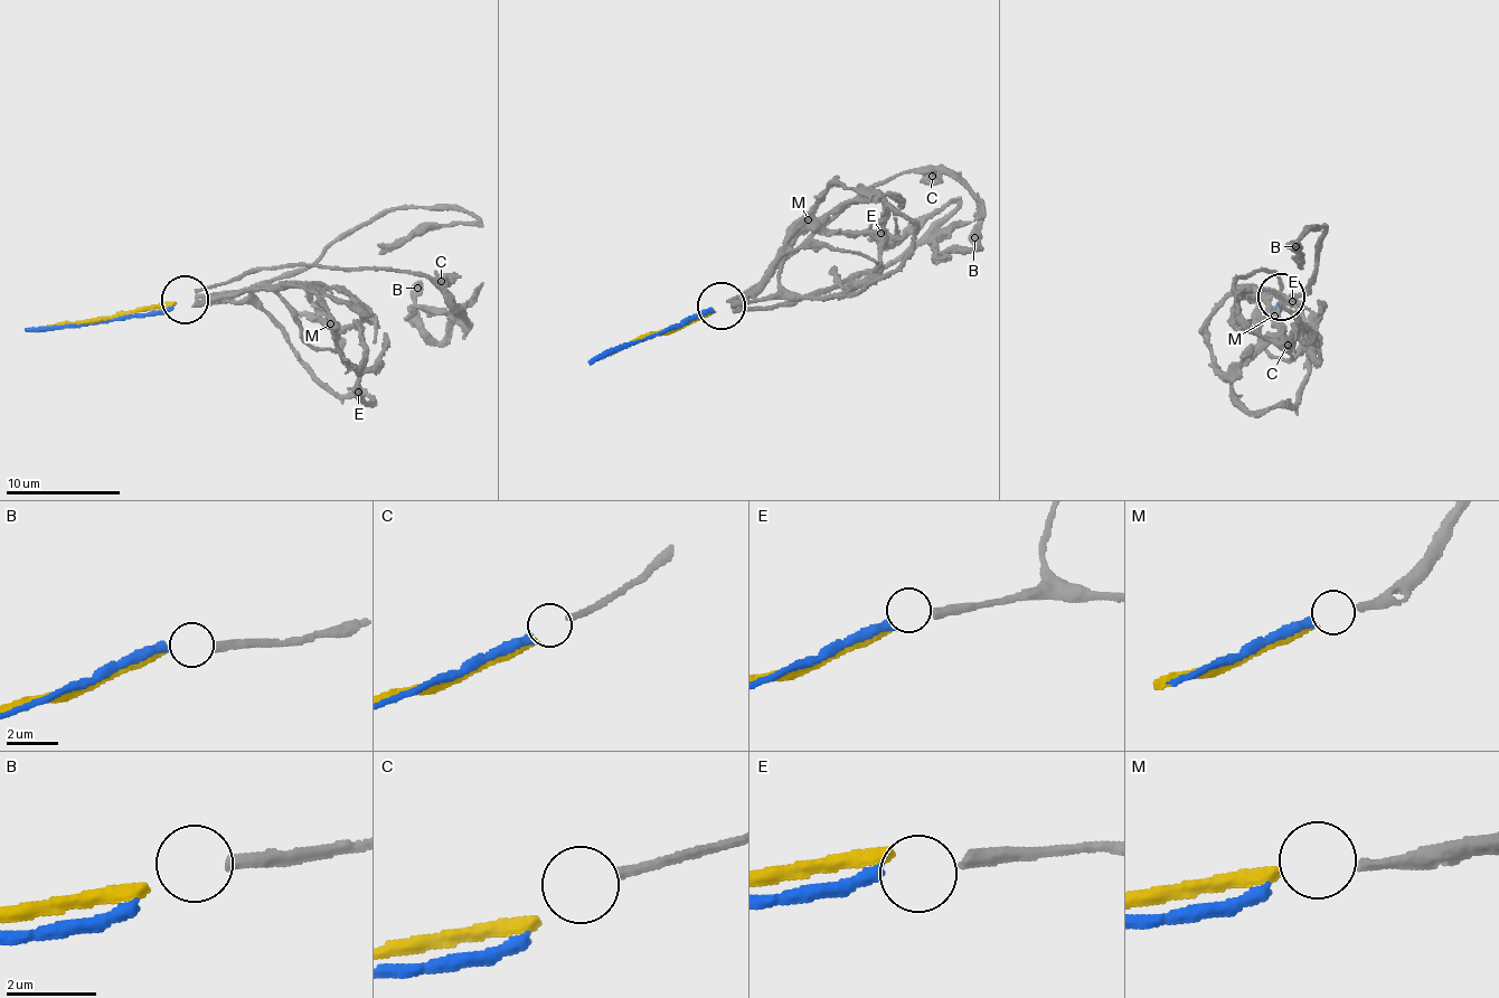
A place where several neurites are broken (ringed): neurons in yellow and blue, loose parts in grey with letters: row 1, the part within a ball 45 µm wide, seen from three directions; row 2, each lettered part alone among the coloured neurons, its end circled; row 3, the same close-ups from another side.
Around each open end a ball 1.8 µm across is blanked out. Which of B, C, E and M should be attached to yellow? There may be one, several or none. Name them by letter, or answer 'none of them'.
M

